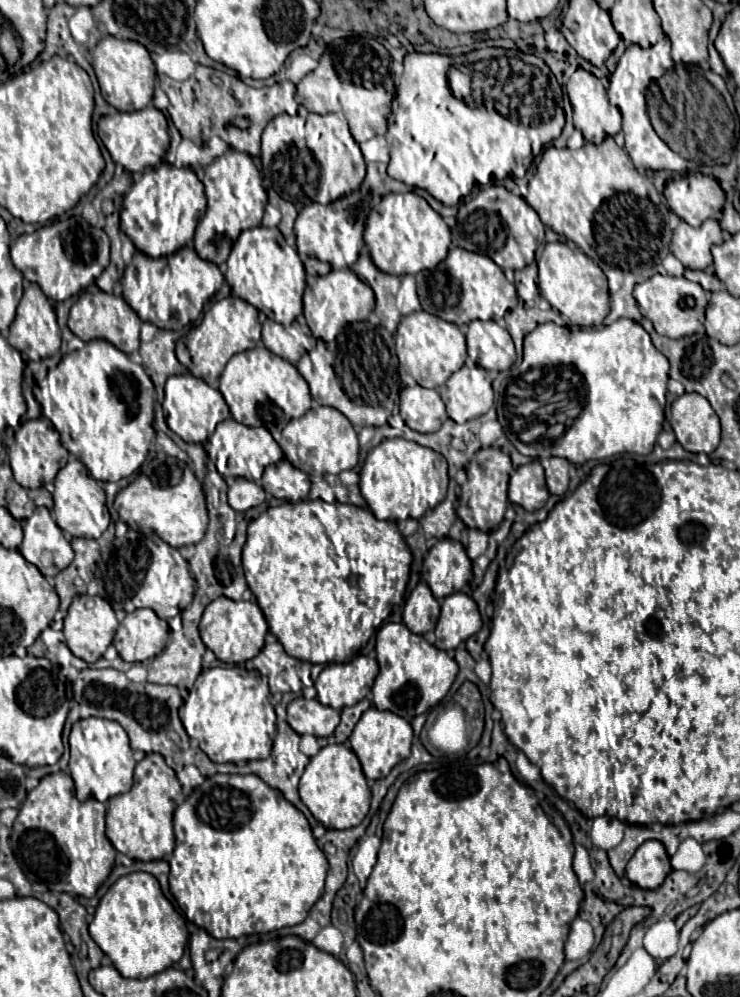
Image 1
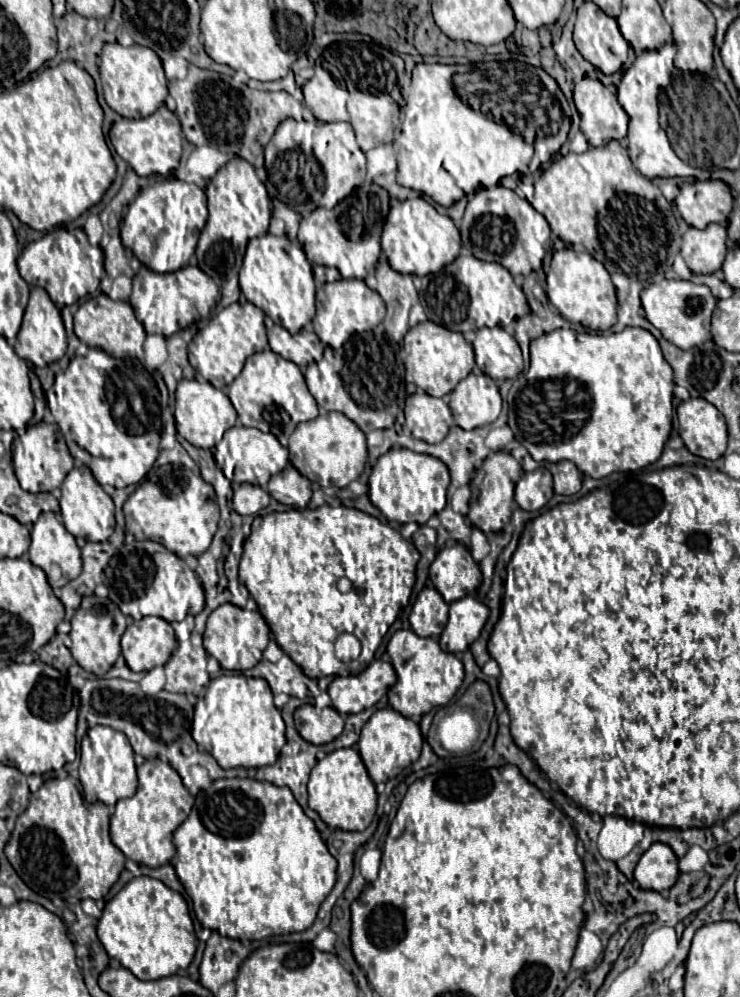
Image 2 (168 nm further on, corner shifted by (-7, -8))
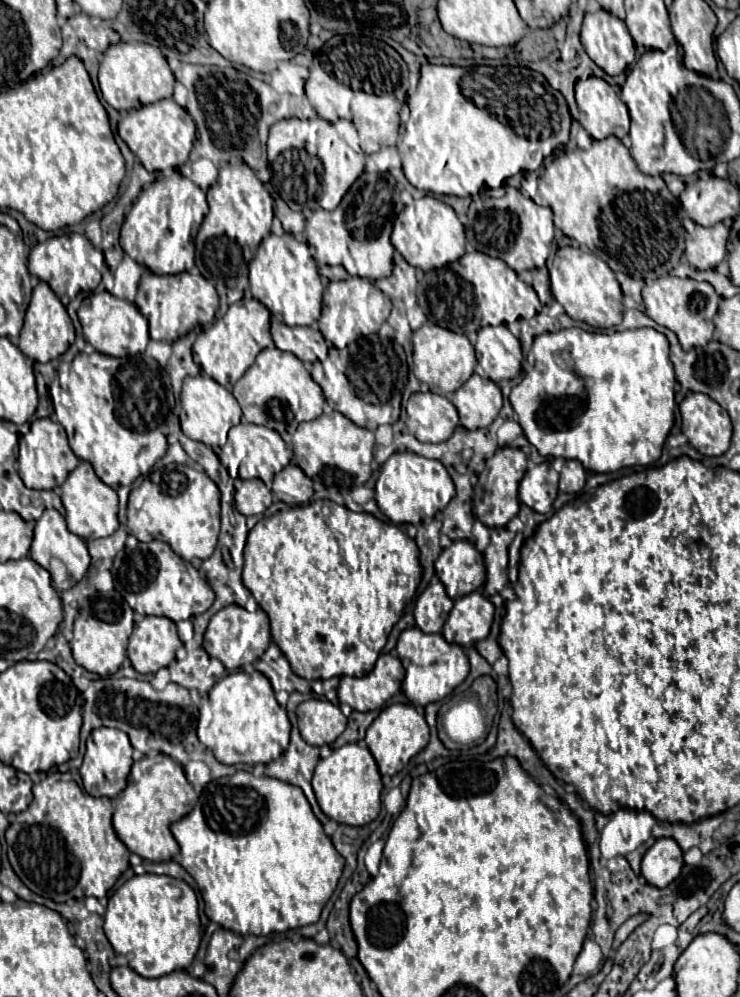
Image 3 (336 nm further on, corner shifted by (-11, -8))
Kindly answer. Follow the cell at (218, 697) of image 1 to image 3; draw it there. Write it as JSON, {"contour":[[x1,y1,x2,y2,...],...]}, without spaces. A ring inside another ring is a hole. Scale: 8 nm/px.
{"contour":[[237,671,219,679,209,691,208,706,209,714,199,713,197,736,221,763,269,763,289,745,291,723,286,709,277,703,269,679,259,671]]}

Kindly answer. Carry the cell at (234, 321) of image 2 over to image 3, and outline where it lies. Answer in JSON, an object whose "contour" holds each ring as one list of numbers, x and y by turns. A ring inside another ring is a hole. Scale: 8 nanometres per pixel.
{"contour":[[241,299,229,307,229,311,215,321,207,331,203,331,195,345,193,355,195,361,201,365,201,369,213,377,219,385,229,387,239,381,239,377,247,371,249,365,253,365,259,351,273,345,271,333,269,333,269,311,265,305,261,305,257,299]]}

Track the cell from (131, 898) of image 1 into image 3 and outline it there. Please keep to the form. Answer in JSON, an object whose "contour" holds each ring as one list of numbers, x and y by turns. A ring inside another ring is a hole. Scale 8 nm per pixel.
{"contour":[[135,875,125,881,111,897,105,911,103,931,113,945,113,949,127,957,129,967,141,973,143,977,163,977,177,969,187,969,201,943,201,923,197,913,197,895,183,879,169,875]]}

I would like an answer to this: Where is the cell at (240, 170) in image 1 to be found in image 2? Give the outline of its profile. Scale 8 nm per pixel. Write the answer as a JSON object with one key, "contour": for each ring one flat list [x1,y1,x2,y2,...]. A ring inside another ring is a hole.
{"contour":[[235,157,223,165,209,181,205,189,209,199,209,221,199,237,195,251,199,267,209,277,221,279,221,273,239,273,247,241,267,233,272,212,272,200,265,186,267,178,265,166,253,169,251,163]]}

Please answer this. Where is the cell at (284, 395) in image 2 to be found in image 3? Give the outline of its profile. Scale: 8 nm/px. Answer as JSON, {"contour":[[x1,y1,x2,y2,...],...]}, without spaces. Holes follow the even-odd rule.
{"contour":[[277,347,263,349,245,375,233,385,233,397,241,405,243,417,249,423,275,429,289,445,299,423,317,419,323,413,325,397,321,387,311,379,305,365,289,351]]}

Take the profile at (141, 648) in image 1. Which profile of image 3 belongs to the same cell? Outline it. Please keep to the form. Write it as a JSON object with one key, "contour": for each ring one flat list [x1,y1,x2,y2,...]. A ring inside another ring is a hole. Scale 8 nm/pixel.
{"contour":[[143,617,129,637,127,657,139,673,157,673,175,659,179,647,181,639,173,621,167,617]]}

